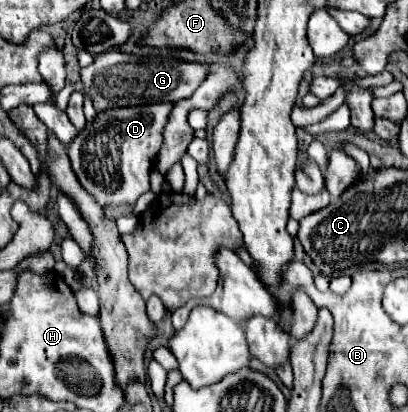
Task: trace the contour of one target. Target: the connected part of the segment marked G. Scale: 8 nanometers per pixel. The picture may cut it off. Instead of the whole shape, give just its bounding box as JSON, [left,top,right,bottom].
[81,51,209,111]

